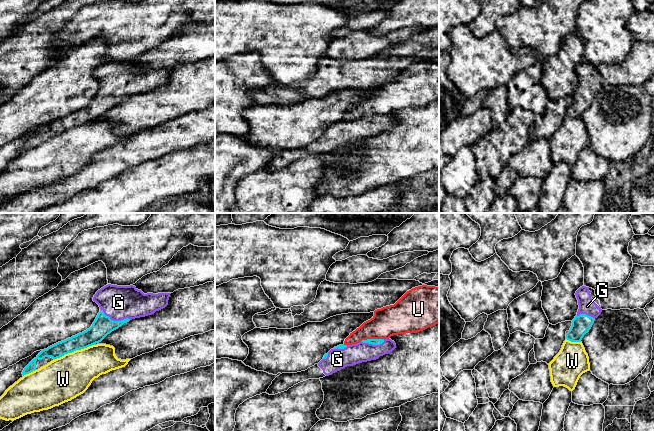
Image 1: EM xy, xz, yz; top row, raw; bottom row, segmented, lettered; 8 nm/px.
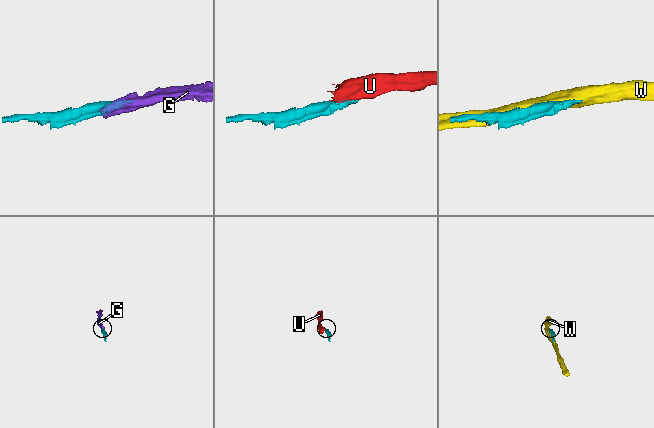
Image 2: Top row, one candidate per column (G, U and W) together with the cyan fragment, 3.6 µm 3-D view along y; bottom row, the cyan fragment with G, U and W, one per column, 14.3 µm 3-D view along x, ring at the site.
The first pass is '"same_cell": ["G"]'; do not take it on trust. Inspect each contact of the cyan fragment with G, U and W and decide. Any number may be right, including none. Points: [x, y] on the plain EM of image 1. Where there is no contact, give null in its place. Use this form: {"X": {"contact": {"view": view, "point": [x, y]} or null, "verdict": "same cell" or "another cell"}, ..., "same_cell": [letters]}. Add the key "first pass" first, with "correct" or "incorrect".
{"first pass": "correct", "G": {"contact": {"view": "xy", "point": [115, 97]}, "verdict": "same cell"}, "U": {"contact": {"view": "xz", "point": [372, 115]}, "verdict": "another cell"}, "W": {"contact": {"view": "xy", "point": [74, 126]}, "verdict": "another cell"}, "same_cell": ["G"]}

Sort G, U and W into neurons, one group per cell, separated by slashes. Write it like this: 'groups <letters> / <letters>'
groups G / U / W

